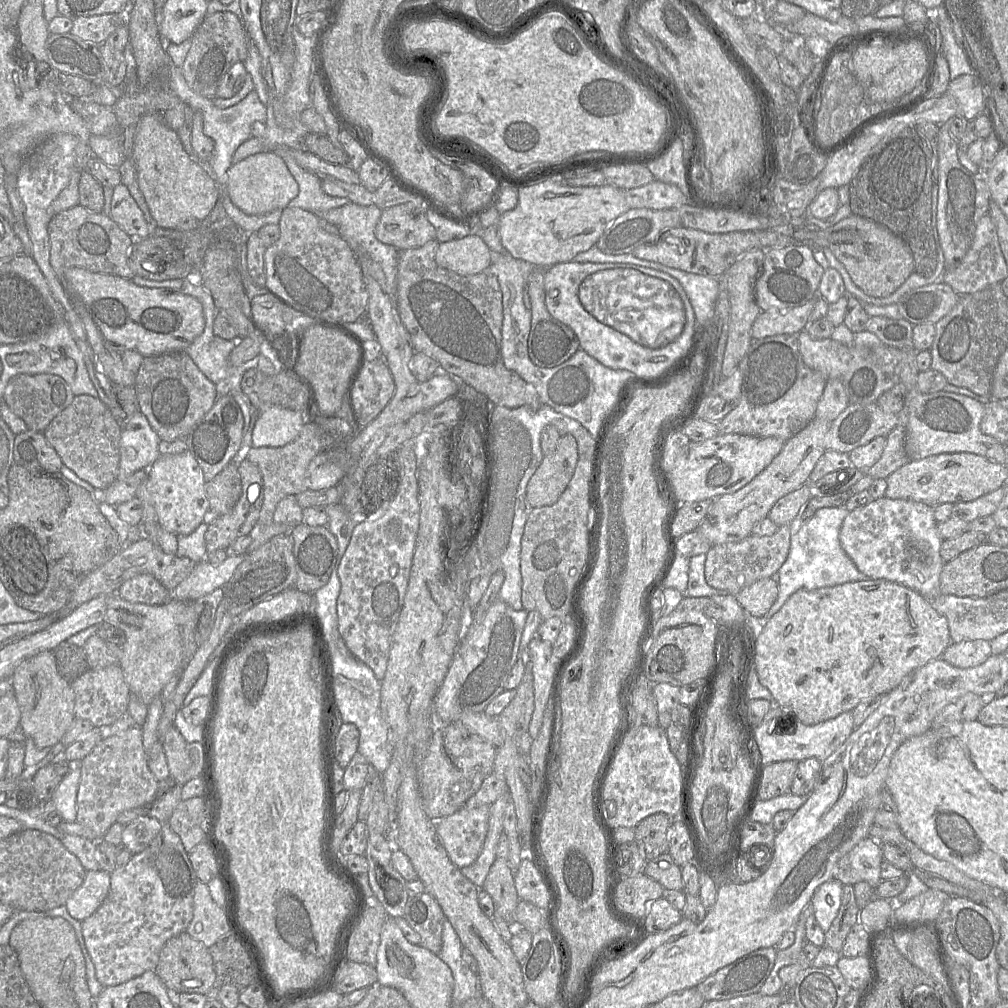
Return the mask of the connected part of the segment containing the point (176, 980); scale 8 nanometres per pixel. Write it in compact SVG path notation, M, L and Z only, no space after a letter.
M186 932L170 938L159 953L155 973L173 995L181 993L206 994L217 985L212 957L208 948Z

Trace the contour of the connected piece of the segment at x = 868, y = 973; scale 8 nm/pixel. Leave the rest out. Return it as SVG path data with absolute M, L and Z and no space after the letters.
M868 954L857 957L840 957L837 968L843 975L846 983L856 989L861 995L873 984L874 971Z

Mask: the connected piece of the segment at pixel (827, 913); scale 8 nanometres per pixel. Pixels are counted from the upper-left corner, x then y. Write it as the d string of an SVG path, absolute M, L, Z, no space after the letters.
M832 878L822 883L811 898L814 909L813 914L825 933L829 930L838 914L843 886L839 880Z

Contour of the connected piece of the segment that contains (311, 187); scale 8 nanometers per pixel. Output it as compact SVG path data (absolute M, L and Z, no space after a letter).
M276 152L285 162L299 186L299 193L288 205L312 213L325 212L351 203L347 198L333 197L324 192L322 181L313 173L300 167L287 152Z

